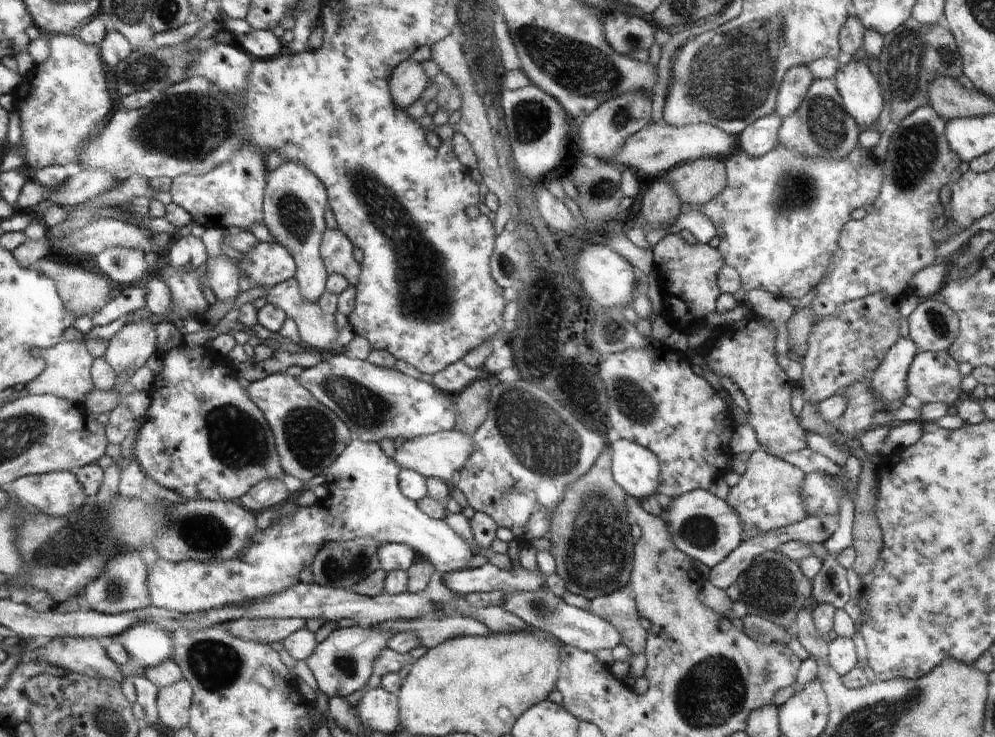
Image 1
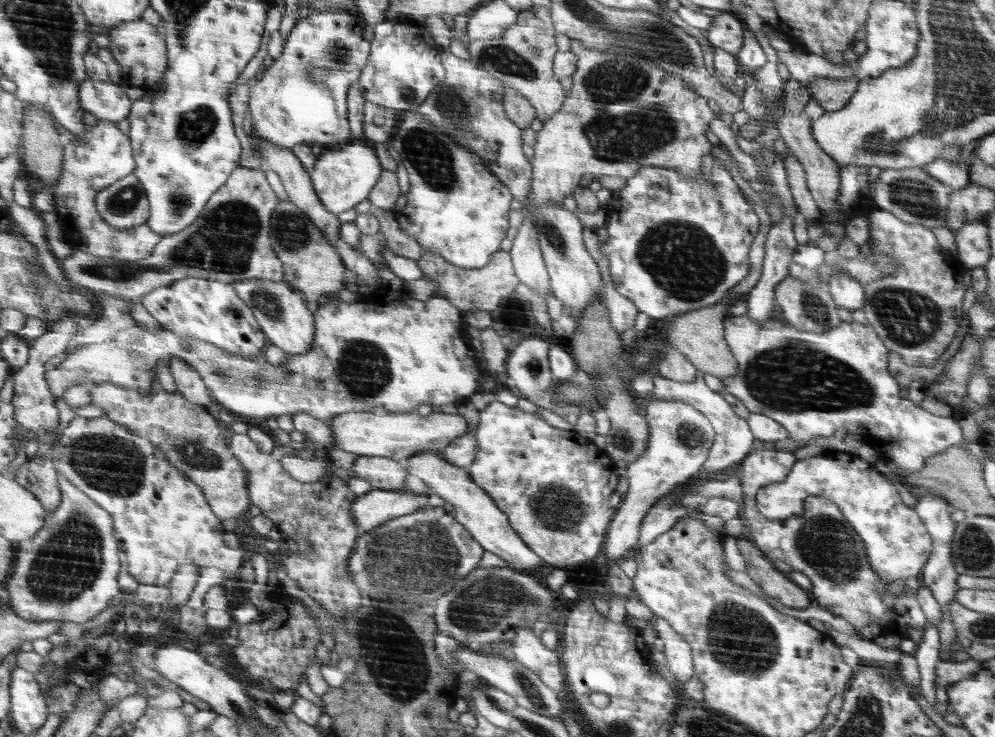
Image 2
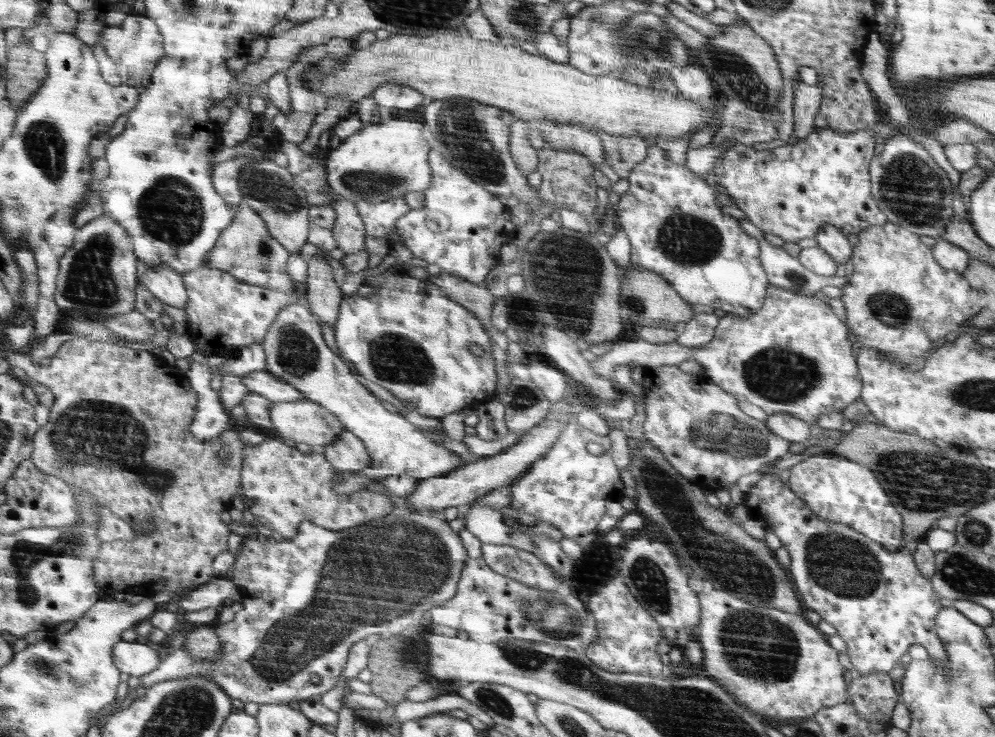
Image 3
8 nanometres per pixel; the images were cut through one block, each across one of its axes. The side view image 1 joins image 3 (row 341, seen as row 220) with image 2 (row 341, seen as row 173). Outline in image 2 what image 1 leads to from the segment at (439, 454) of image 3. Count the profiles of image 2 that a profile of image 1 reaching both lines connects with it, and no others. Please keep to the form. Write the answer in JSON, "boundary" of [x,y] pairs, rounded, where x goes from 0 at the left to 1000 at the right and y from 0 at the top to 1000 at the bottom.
{"boundary":[[[265,379],[240,380],[235,381],[234,387],[239,404],[253,421],[261,448],[267,453],[271,467],[283,472],[287,482],[308,479],[314,471],[316,434],[299,392],[291,391],[290,384],[284,380],[279,383]]]}

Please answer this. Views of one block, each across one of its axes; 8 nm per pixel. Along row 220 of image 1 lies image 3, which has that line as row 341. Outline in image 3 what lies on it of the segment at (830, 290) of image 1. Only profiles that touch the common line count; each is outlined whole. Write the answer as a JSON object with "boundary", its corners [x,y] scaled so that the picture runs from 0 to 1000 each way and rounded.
{"boundary":[[[891,301],[888,307],[875,307],[862,316],[862,328],[857,331],[856,372],[852,385],[846,392],[850,437],[853,438],[853,463],[864,464],[865,469],[881,471],[897,488],[898,480],[925,483],[935,467],[957,448],[965,444],[965,437],[979,429],[984,421],[977,421],[975,412],[975,388],[963,368],[953,369],[953,364],[939,355],[935,336],[925,328],[919,316]]]}

